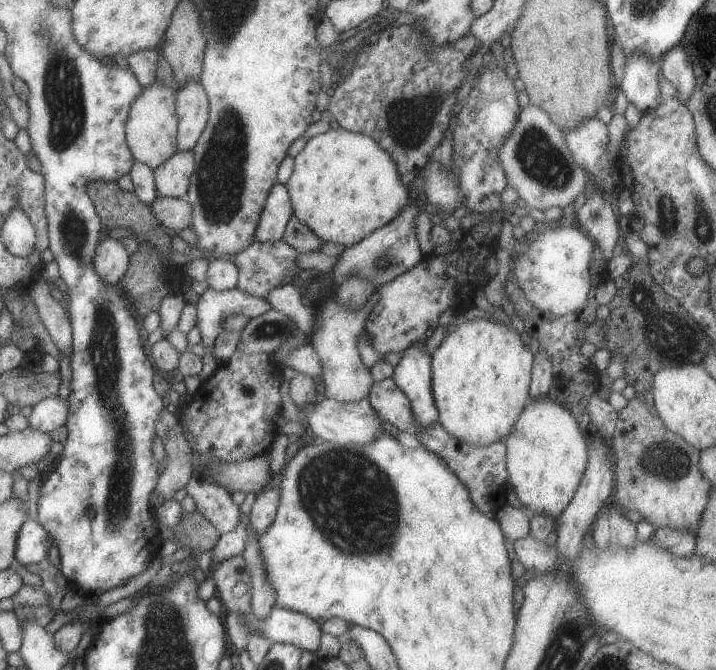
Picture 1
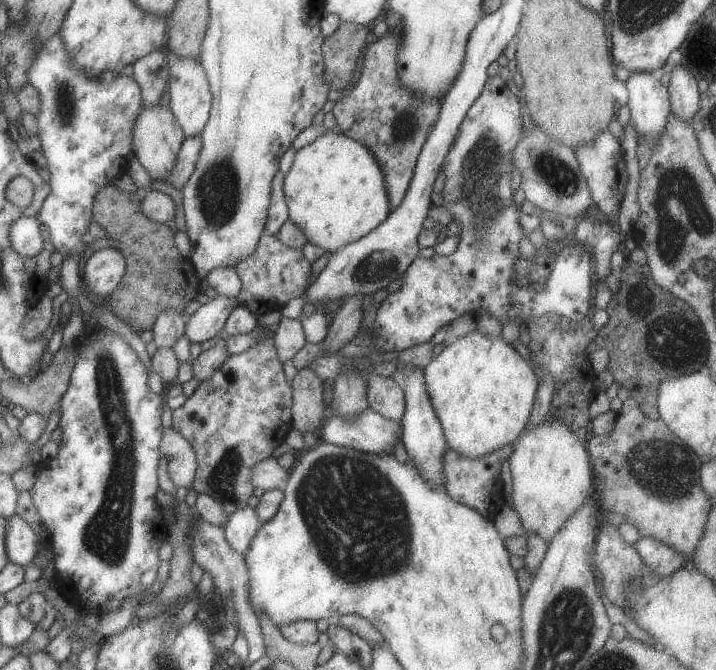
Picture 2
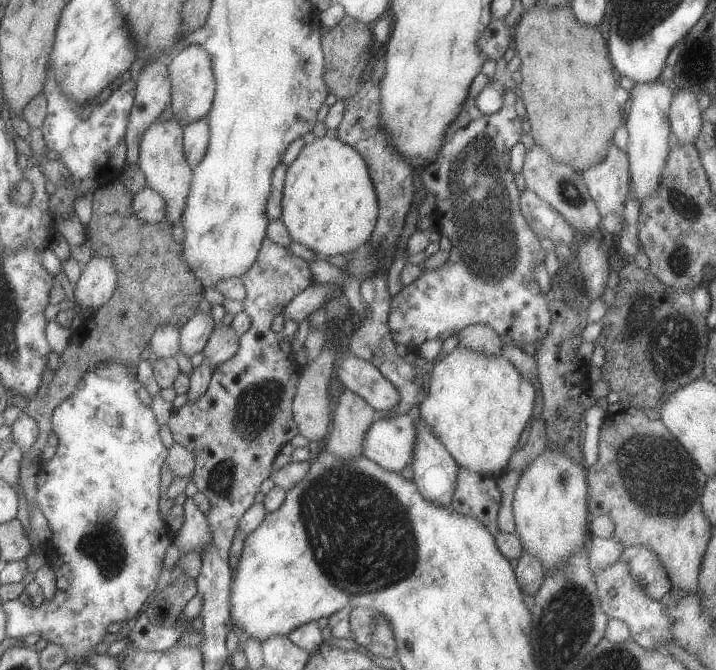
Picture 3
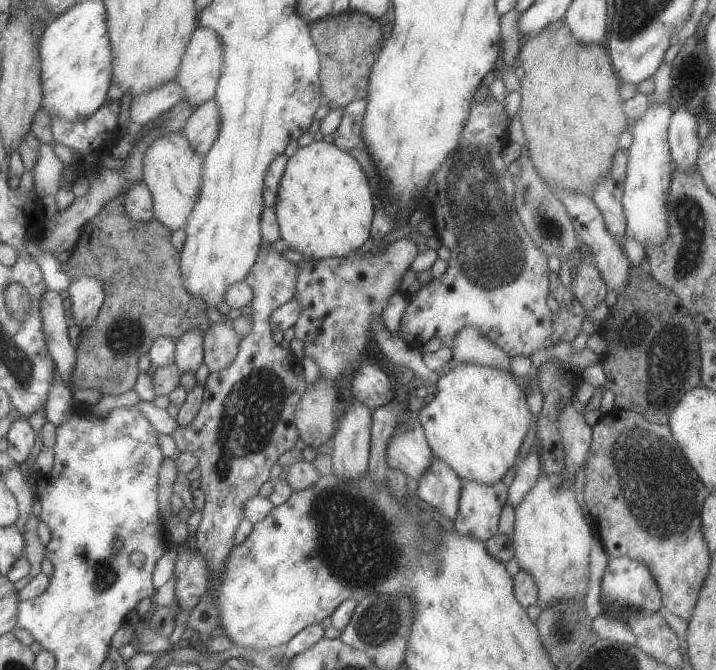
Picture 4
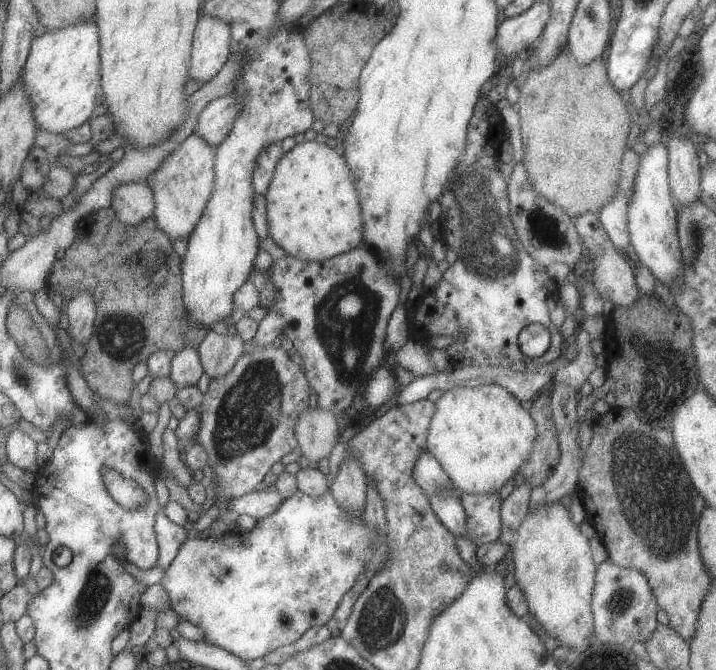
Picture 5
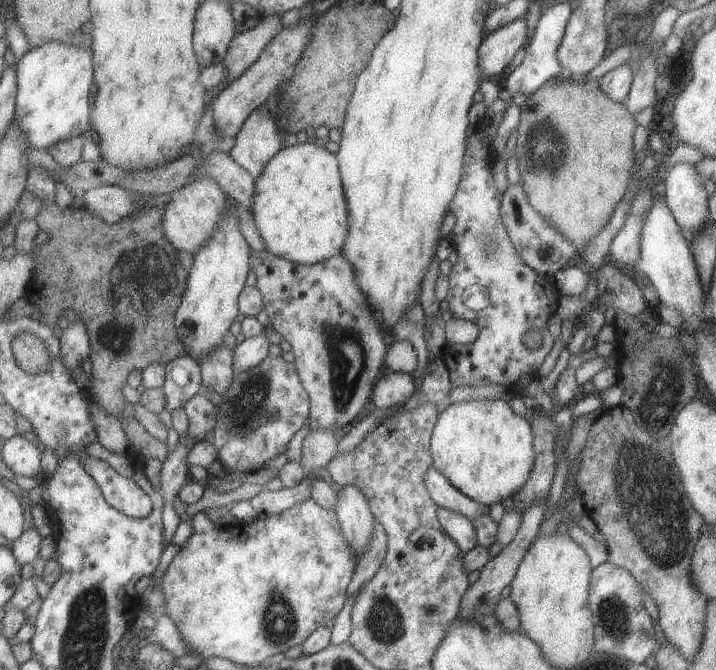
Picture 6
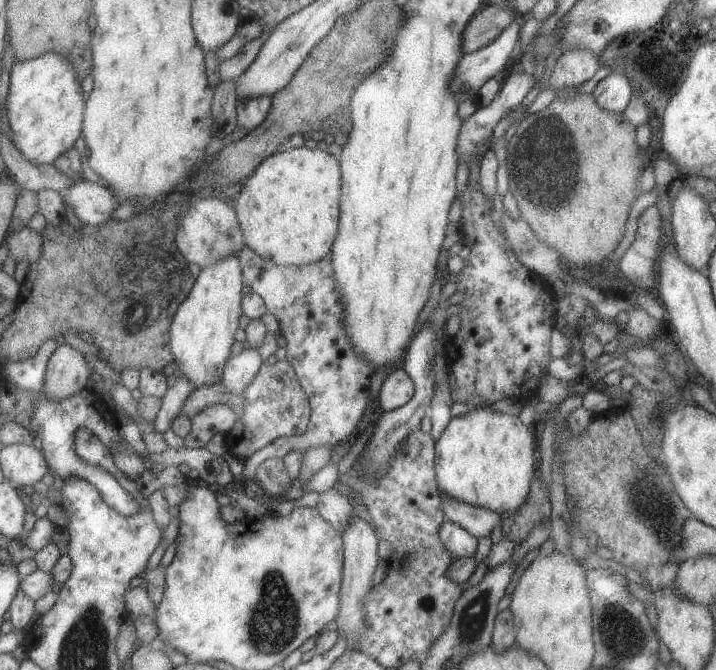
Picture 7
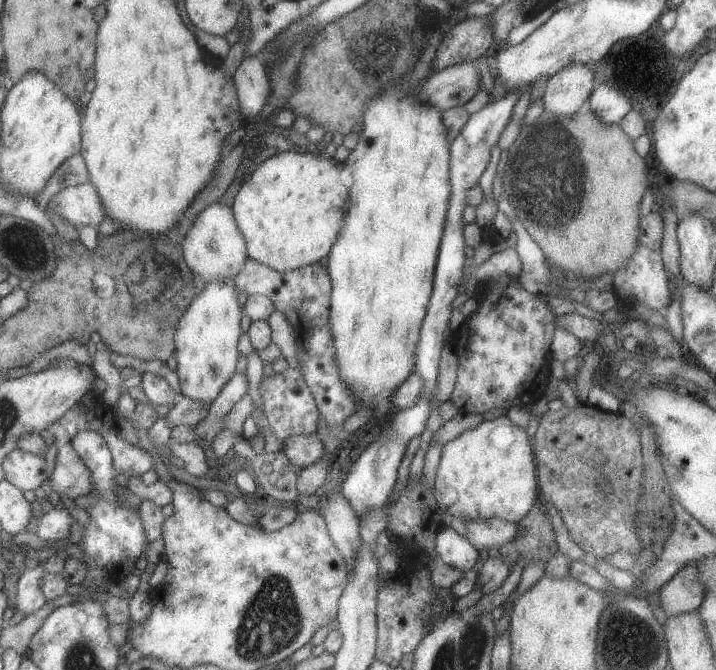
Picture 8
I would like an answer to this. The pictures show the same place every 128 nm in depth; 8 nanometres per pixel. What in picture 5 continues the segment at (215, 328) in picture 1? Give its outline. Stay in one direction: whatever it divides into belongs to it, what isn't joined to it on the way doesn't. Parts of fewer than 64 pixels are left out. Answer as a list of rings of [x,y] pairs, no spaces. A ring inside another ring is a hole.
[[[183,348],[172,356],[168,377],[178,389],[196,386],[201,373],[199,354],[194,348]]]

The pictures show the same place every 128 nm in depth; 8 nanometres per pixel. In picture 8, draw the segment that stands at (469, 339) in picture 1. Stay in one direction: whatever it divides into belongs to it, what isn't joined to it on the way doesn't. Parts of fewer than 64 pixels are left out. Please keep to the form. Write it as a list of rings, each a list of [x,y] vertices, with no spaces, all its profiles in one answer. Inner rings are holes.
[[[501,416],[490,421],[482,420],[475,428],[465,430],[462,434],[459,434],[459,436],[455,436],[453,440],[449,440],[449,442],[441,447],[439,464],[437,472],[435,473],[434,497],[435,504],[439,506],[439,510],[447,512],[449,516],[457,516],[457,518],[465,520],[489,520],[490,518],[496,518],[504,520],[505,522],[518,523],[519,520],[531,510],[531,507],[535,504],[535,498],[540,498],[531,440],[527,438],[525,429],[513,424],[509,418]]]

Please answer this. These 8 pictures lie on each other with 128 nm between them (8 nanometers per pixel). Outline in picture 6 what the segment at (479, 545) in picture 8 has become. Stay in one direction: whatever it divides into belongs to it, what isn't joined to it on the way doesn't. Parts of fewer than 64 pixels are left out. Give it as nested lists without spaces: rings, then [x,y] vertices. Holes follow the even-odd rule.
[[[432,464],[423,476],[423,485],[436,507],[461,514],[471,522],[477,521],[481,515],[488,514],[489,508],[460,494]]]

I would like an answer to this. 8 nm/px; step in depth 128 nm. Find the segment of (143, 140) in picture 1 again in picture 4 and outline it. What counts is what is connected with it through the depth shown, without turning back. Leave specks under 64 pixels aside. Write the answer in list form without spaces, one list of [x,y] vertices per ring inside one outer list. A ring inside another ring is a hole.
[[[171,132],[151,142],[146,154],[143,154],[141,164],[143,164],[142,181],[153,197],[153,219],[170,231],[184,230],[195,201],[199,198],[203,156],[193,152],[191,144],[182,133]]]

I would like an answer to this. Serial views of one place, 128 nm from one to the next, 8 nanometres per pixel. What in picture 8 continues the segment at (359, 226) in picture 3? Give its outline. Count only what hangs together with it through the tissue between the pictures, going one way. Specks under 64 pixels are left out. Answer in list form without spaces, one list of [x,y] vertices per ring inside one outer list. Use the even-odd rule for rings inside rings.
[[[292,149],[260,162],[239,187],[230,208],[237,228],[243,235],[247,258],[277,272],[289,272],[314,262],[324,262],[337,238],[345,196],[348,194],[348,188],[339,180],[342,166],[339,161],[334,162],[332,157],[323,158],[310,152],[294,152]]]

